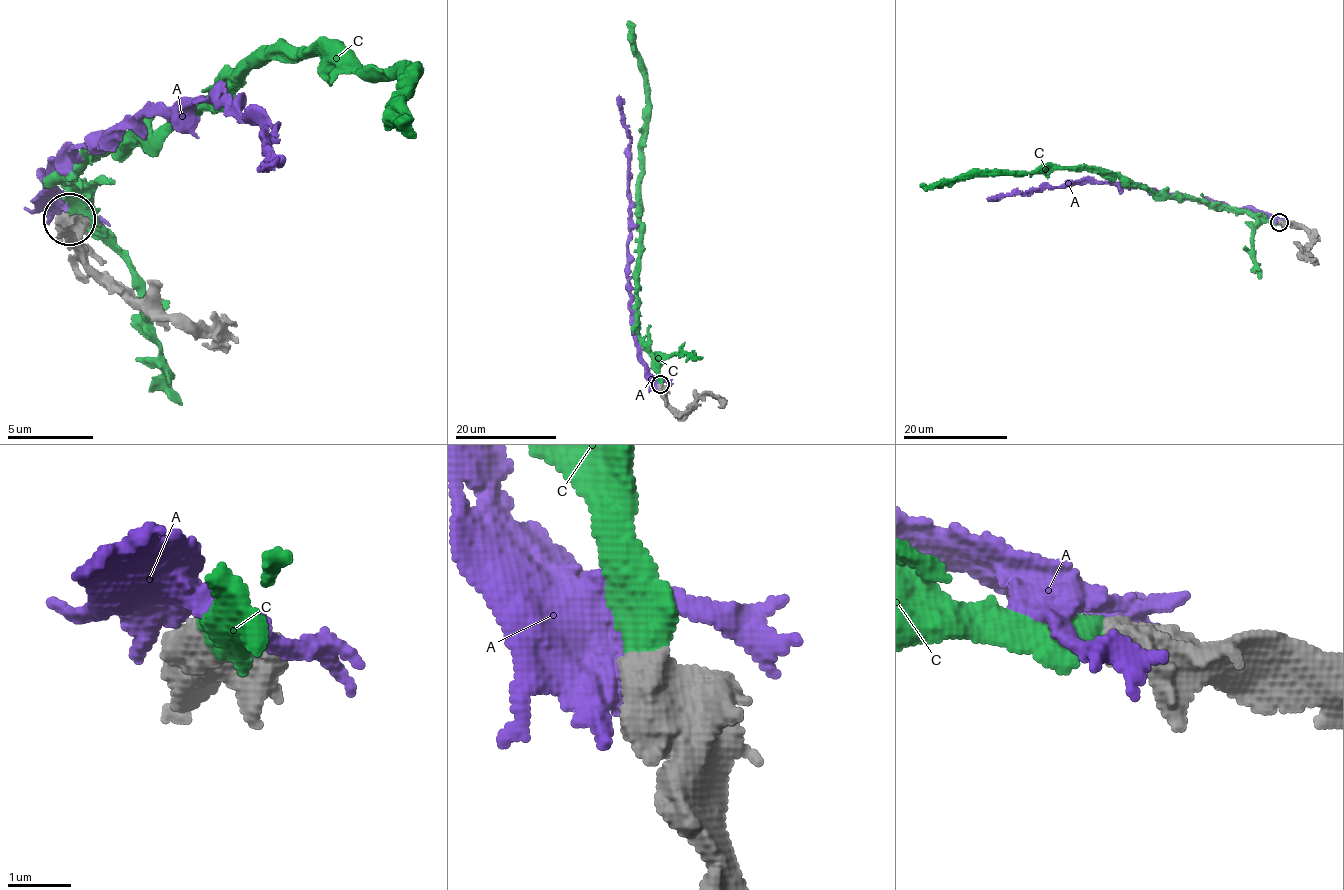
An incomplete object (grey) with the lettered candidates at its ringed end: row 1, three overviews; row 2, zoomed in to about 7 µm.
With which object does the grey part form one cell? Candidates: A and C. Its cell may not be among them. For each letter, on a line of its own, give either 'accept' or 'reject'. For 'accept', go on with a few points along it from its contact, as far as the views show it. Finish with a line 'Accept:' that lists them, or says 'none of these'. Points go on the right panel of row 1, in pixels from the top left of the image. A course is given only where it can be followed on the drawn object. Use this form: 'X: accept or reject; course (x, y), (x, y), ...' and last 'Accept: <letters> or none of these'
A: reject
C: accept; course (1279, 222), (1259, 221), (1223, 204), (1153, 196), (1118, 177), (1088, 170), (970, 172), (947, 183), (920, 184)
Accept: C

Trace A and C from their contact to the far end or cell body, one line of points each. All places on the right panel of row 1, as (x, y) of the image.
A: (1281, 220), (1195, 198), (1168, 197), (1149, 188), (1100, 182), (1031, 188), (1017, 194), (986, 198)
C: (1279, 222), (1259, 221), (1223, 204), (1153, 196), (1118, 177), (1088, 170), (970, 172), (947, 183), (920, 184)

